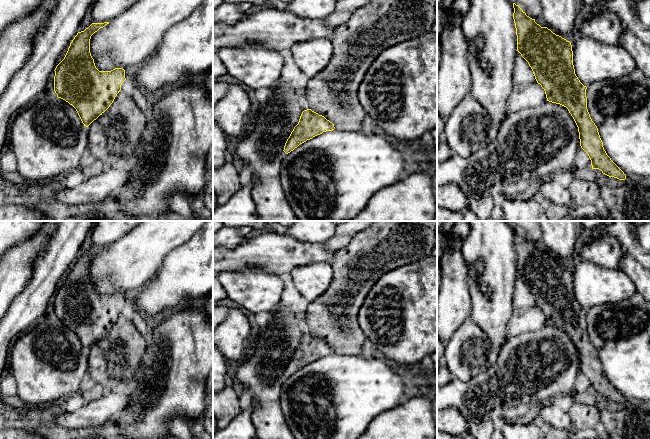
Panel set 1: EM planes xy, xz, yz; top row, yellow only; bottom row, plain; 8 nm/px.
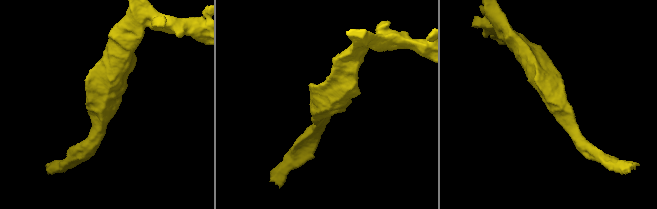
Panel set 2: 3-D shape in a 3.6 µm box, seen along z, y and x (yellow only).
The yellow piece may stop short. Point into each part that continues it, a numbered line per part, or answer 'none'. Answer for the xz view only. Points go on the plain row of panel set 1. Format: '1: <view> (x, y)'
none

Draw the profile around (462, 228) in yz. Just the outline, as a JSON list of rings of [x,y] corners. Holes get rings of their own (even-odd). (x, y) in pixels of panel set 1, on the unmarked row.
[[[456,221],[453,230],[456,235],[466,236],[470,231],[470,222]]]

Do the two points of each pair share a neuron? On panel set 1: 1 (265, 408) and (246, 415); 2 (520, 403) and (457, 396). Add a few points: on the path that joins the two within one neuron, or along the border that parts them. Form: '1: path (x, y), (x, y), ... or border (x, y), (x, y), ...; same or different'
1: border (252, 402), (252, 423), (255, 428); different
2: path (504, 396), (473, 397); same

